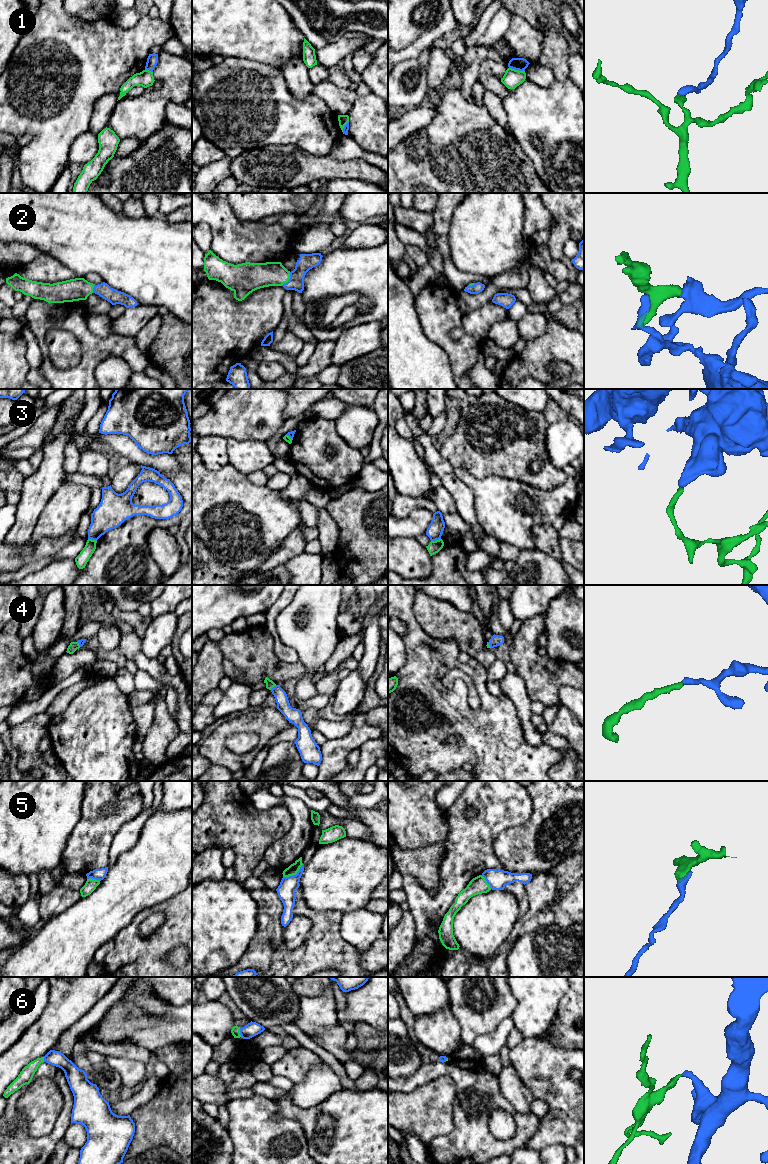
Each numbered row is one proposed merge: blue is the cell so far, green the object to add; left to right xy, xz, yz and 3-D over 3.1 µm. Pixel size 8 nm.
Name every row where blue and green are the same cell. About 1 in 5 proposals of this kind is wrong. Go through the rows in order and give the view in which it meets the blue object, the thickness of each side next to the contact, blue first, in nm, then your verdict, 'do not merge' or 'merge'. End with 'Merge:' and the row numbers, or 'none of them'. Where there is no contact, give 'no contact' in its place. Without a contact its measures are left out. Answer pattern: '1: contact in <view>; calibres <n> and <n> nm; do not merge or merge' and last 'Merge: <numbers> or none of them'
1: contact in yz; calibres 100 and 150 nm; do not merge
2: contact in xz; calibres 130 and 200 nm; merge
3: contact in yz; calibres 120 and 100 nm; do not merge
4: contact in xz; calibres 110 and 70 nm; merge
5: contact in xz; calibres 140 and 80 nm; do not merge
6: contact in xz; calibres 120 and 70 nm; merge
Merge: 2, 4, 6

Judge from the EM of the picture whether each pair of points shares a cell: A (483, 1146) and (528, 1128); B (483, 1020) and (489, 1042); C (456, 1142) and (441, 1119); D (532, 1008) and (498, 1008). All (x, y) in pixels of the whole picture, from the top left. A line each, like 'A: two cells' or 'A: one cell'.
A: one cell
B: two cells
C: two cells
D: two cells

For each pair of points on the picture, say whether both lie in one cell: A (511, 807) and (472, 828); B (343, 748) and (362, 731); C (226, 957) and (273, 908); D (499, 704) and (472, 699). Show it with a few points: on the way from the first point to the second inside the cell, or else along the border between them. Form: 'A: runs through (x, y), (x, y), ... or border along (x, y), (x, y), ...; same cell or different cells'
A: runs through (501, 807), (482, 825); same cell
B: runs through (348, 743), (357, 736); same cell
C: border along (256, 902), (256, 933), (247, 948); different cells
D: border along (472, 679), (480, 701), (480, 706), (476, 710); different cells

